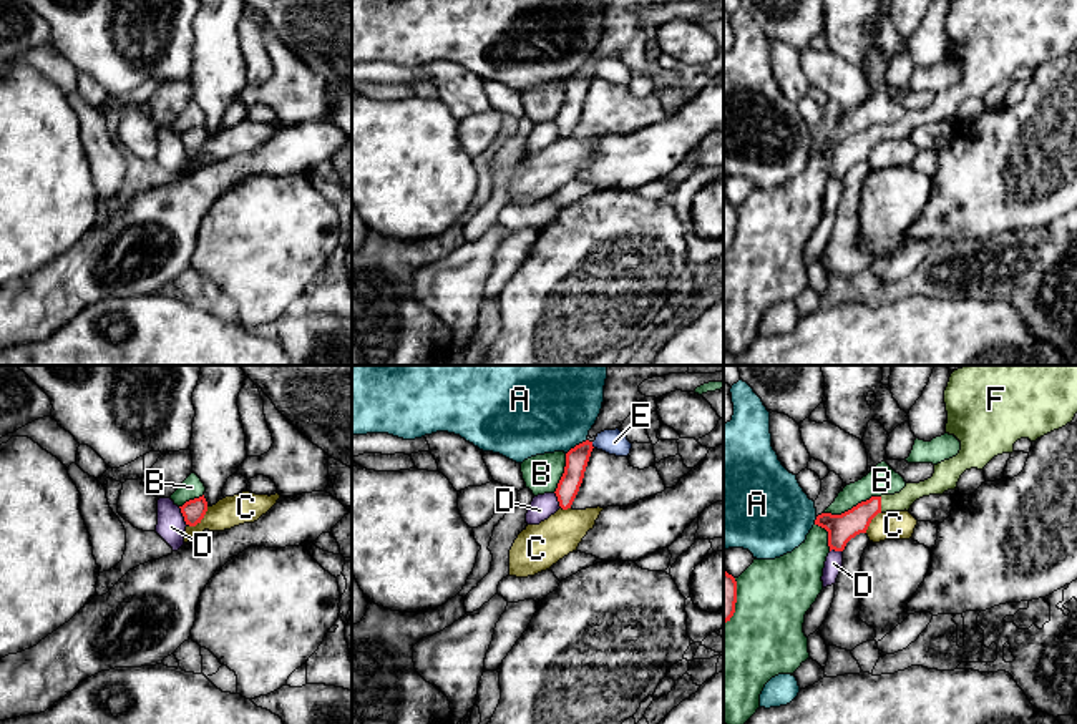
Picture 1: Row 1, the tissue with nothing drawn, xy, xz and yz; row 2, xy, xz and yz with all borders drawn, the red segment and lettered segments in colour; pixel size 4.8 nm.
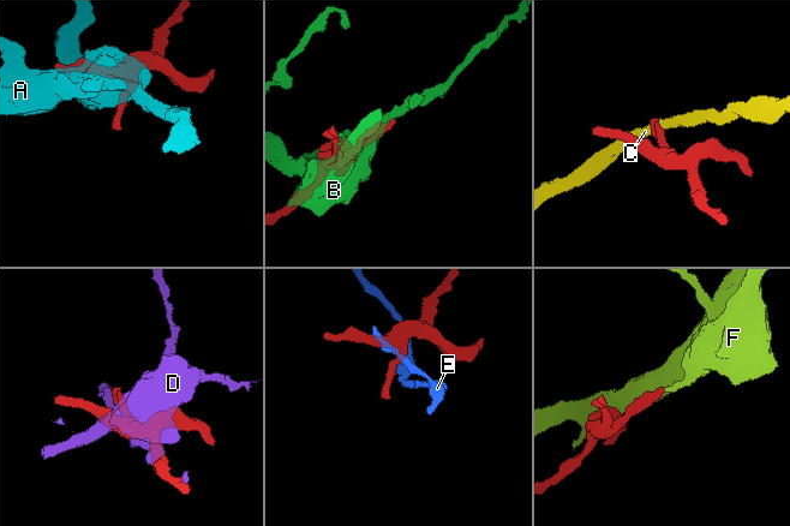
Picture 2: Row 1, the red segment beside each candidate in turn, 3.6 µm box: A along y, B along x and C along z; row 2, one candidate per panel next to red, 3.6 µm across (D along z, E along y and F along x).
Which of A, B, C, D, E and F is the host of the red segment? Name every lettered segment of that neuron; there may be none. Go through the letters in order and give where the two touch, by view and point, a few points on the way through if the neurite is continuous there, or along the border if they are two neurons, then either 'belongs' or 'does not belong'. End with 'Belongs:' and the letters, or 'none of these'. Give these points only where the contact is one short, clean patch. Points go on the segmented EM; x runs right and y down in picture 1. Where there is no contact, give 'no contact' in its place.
A: meets red in xz at (576, 445); does not belong
B: meets red in yz at (853, 507); does not belong
C: meets red in xy at (199, 520); border along xy (208, 507), (206, 513), (194, 525), (188, 525); does not belong
D: meets red in xy at (183, 515); does not belong
E: meets red in xz at (591, 445); does not belong
F: meets red in yz at (880, 505); runs through yz (842, 528), (872, 507), (880, 505), (903, 500); belongs
Belongs: F

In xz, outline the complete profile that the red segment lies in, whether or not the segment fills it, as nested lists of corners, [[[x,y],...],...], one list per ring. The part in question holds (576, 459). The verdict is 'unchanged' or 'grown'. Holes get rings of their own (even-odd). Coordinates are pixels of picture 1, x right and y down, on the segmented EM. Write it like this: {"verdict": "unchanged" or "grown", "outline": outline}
{"verdict": "unchanged", "outline": [[[586,440],[566,453],[564,473],[554,492],[563,510],[571,508],[579,492],[592,448],[592,442]]]}

